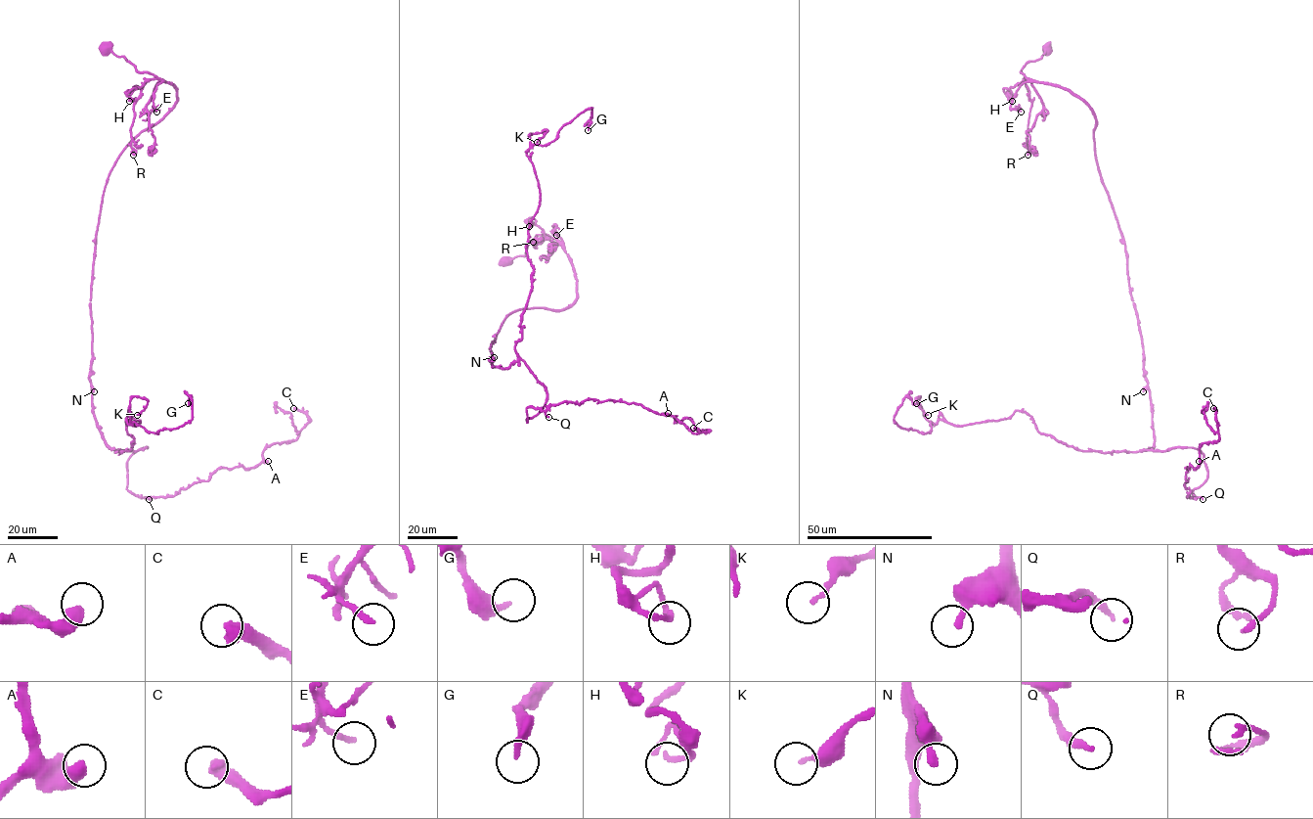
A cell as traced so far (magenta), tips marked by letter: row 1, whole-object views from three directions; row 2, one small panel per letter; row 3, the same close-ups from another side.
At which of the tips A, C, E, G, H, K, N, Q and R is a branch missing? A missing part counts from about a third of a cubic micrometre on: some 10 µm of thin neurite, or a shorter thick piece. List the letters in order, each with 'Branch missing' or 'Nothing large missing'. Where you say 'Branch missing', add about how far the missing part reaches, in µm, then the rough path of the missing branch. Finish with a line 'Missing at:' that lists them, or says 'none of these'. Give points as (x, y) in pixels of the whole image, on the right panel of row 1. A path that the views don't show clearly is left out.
A: Nothing large missing
C: Nothing large missing
E: Nothing large missing
G: Nothing large missing
H: Nothing large missing
K: Nothing large missing
N: Nothing large missing
Q: Nothing large missing
R: Nothing large missing
Missing at: none of these

